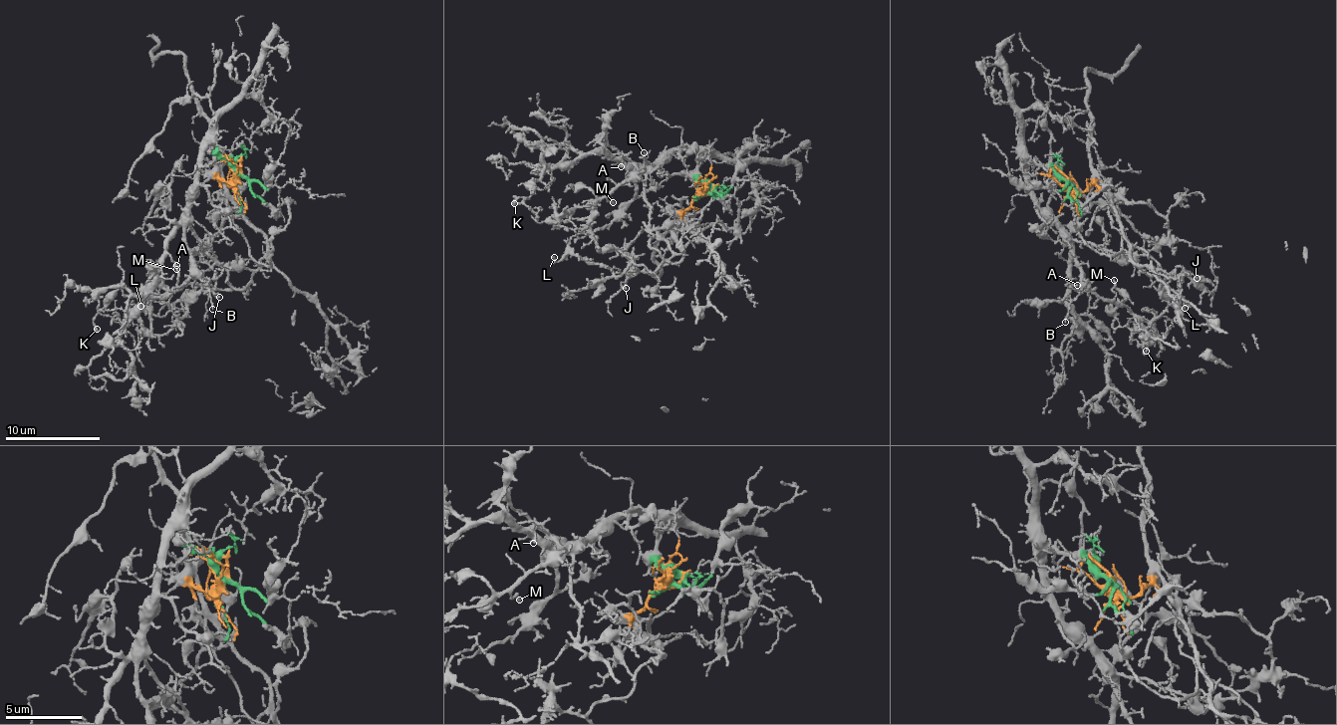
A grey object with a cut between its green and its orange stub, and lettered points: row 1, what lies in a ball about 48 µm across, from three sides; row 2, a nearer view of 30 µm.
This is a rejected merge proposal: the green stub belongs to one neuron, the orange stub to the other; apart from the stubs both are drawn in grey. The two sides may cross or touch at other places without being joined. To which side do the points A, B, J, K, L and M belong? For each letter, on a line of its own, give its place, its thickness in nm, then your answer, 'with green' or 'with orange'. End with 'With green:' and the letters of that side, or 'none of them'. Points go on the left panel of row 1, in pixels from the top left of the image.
A: place (176, 265); calibre 100 nm; with green
B: place (212, 309); calibre 120 nm; with green
J: place (219, 297); calibre 120 nm; with orange
K: place (97, 329); calibre 150 nm; with orange
L: place (140, 306); calibre 150 nm; with orange
M: place (176, 269); calibre 160 nm; with green
With green: A, B, M

